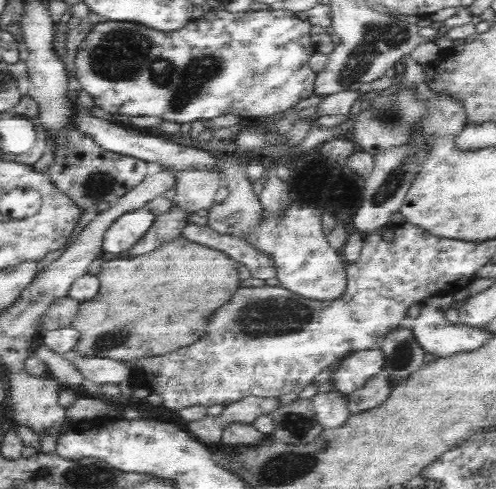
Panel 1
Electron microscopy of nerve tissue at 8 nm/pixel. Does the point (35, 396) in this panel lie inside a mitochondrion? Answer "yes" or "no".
no

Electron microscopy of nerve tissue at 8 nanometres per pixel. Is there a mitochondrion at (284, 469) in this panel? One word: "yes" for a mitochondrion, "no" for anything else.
yes

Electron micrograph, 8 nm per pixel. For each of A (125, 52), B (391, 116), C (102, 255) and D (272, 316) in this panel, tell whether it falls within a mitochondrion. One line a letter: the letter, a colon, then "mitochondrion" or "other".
A: mitochondrion
B: mitochondrion
C: other
D: mitochondrion

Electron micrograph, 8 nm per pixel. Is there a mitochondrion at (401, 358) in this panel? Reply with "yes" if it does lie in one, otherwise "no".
yes

